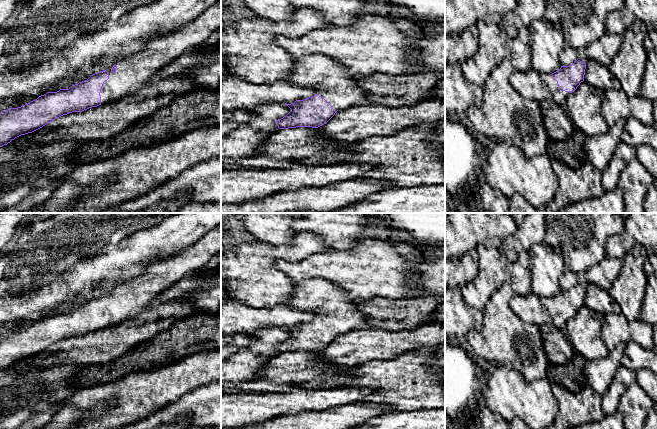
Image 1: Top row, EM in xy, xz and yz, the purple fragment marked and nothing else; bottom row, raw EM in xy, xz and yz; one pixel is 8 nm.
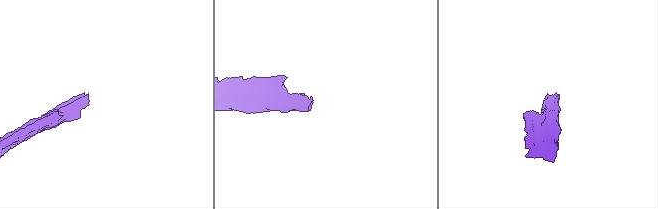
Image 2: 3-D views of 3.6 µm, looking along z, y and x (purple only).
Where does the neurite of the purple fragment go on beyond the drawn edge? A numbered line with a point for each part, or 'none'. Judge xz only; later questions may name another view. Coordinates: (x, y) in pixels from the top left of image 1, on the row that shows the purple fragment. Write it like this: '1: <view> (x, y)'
1: xz (330, 80)

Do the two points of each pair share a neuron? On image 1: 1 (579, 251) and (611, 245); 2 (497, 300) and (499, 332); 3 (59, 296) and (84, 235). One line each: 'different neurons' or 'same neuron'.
1: different neurons
2: same neuron
3: different neurons

